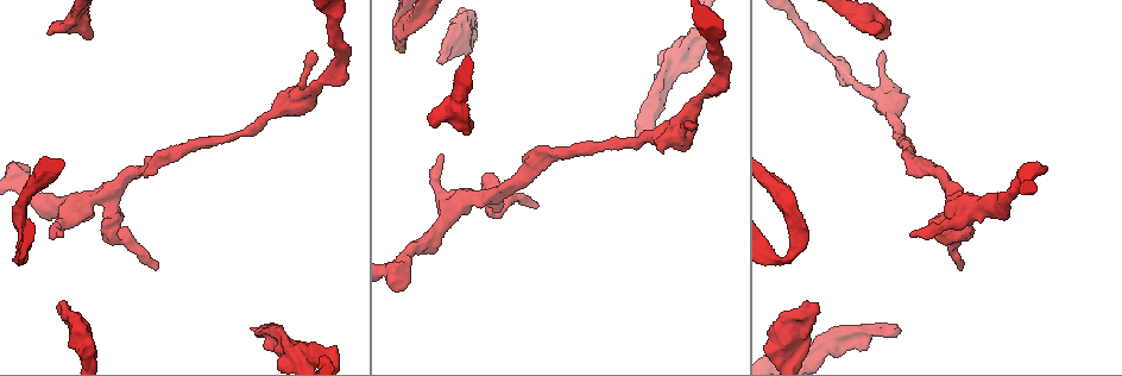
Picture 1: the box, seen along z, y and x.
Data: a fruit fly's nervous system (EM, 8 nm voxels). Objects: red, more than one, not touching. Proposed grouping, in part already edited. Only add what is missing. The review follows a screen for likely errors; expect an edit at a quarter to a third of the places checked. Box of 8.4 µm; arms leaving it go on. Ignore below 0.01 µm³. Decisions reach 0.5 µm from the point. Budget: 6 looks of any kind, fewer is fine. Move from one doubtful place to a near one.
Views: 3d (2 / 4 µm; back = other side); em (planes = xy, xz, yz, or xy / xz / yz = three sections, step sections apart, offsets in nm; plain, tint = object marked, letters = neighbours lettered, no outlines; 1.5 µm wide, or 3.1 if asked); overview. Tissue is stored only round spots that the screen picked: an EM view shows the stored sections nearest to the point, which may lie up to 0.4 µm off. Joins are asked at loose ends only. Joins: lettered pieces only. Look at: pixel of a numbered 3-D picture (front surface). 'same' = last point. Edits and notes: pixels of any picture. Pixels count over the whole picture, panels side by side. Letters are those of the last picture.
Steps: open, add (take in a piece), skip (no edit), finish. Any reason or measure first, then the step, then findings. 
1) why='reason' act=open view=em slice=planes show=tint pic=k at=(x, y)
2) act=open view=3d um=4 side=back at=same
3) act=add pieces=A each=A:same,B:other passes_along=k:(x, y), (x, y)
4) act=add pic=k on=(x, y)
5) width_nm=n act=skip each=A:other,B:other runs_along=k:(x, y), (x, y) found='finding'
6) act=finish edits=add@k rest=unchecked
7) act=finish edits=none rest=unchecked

why='branch stops here' act=open view=3d um=4 side=back pic=1 at=(896, 327)

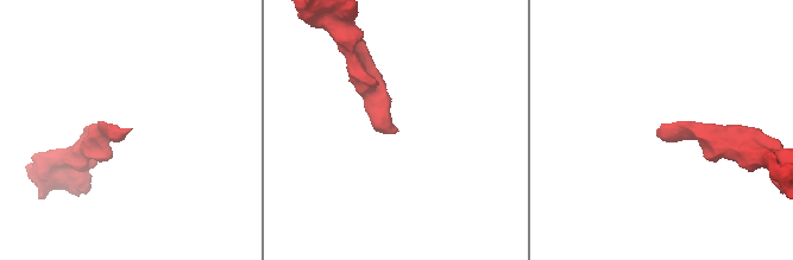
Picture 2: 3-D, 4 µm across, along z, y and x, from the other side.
why='now the EM' act=open view=em slice=xy step=4 show=letters pic=2 at=(129, 130)

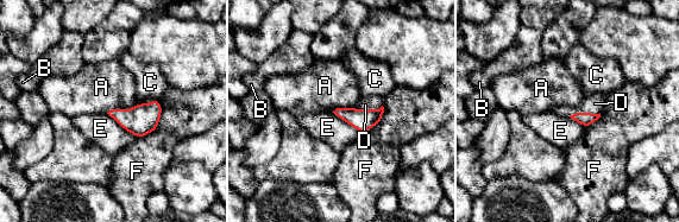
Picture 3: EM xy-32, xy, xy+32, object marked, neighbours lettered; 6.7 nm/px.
why='cut it another way' act=open view=em slice=planes show=letters at=same

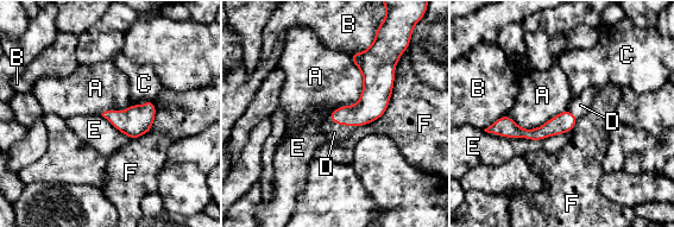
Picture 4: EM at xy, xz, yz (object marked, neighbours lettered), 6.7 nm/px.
longest_contact=E:600nm act=add pieces=D each=A:other,B:other,C:other,D:same,E:other,F:other passes_along=4:(373, 101), (345, 125), (334, 132) found='the neuron continues'

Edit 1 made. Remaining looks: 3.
why='redraw' act=open view=overview

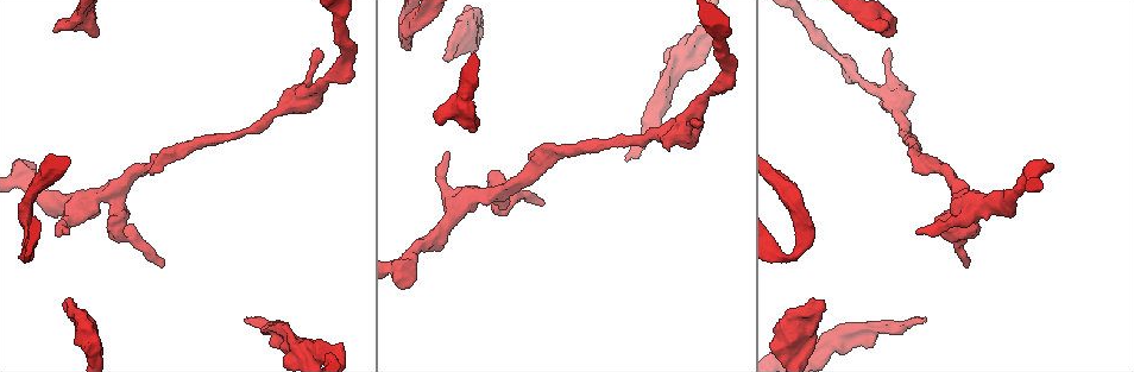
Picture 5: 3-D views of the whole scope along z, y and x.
why='free end' act=open view=3d um=2 pic=5 at=(65, 301)

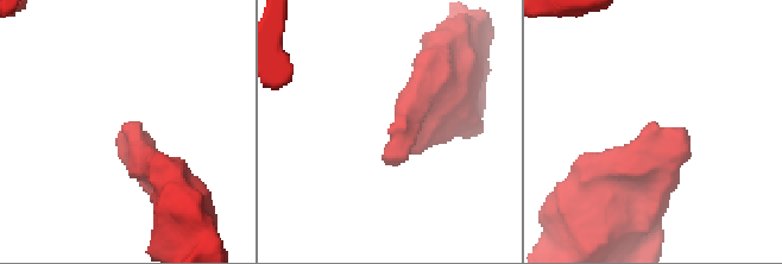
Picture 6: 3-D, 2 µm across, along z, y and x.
why='need the tissue' act=open view=em slice=planes show=letters pic=6 at=(388, 160)

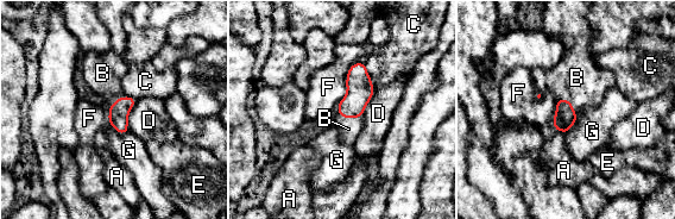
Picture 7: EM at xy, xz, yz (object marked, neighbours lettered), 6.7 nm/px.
act=add pieces=B each=A:other,B:same,C:other,D:other,E:other,F:other,G:other passes_along=7:(565, 118), (572, 105), (576, 77) found='it goes on there'

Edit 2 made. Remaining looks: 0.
act=finish edits=add@4,add@7 rest=unchecked

